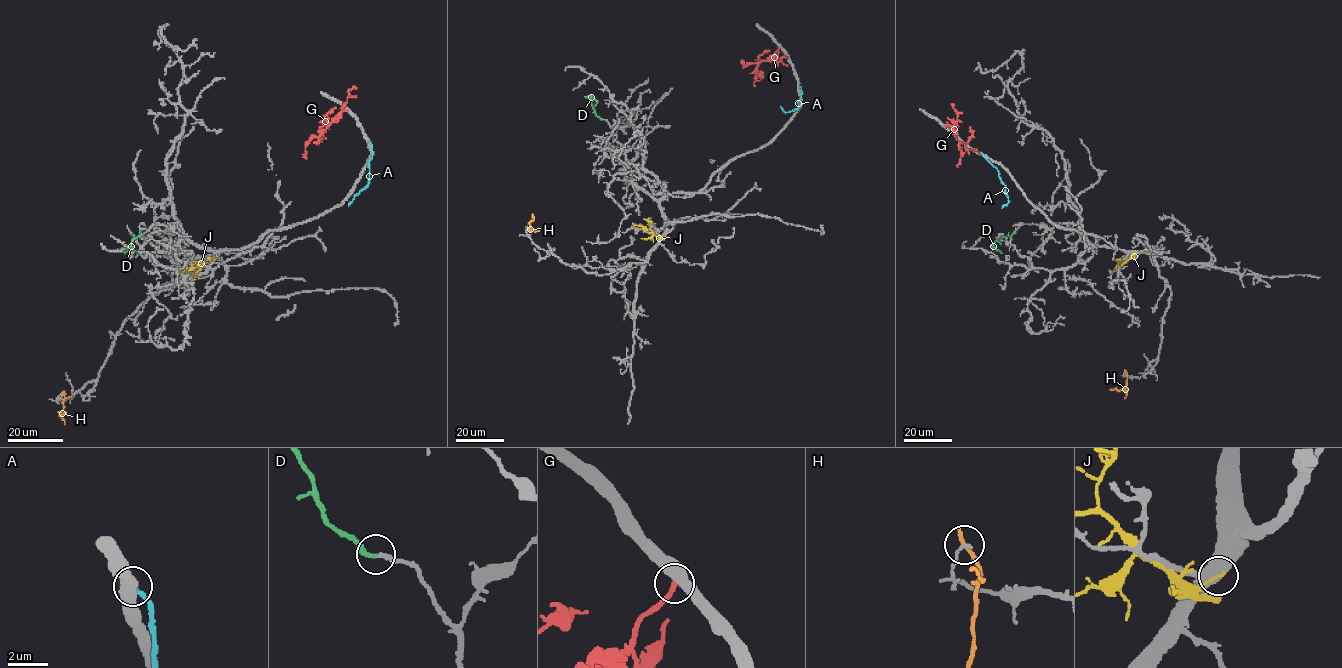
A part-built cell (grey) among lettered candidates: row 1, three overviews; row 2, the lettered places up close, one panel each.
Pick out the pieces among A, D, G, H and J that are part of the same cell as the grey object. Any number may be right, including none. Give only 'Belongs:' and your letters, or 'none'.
Belongs: D

